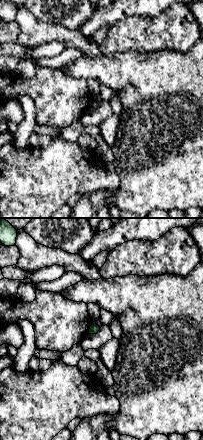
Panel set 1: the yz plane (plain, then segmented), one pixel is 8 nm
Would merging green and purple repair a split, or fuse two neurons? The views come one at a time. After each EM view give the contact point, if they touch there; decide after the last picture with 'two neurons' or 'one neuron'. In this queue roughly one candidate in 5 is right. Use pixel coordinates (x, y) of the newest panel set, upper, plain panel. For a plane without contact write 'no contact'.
meets green at (96, 100)

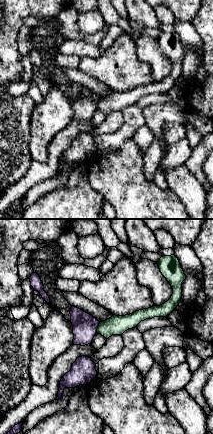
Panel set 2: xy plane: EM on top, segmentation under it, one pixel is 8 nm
meets green at (98, 103)

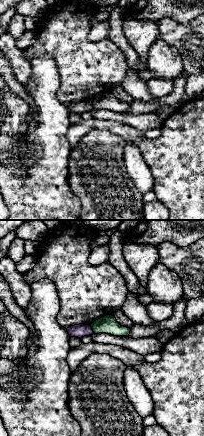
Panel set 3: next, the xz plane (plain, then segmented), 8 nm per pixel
meets green at (92, 105)

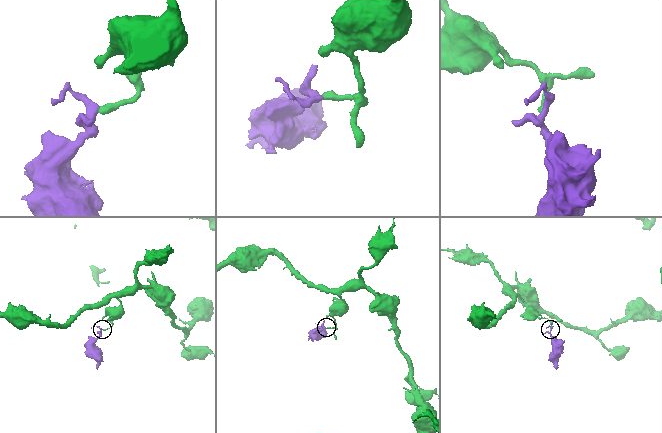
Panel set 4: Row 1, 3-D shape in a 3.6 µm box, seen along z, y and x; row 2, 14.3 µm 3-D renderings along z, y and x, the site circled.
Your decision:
two neurons

